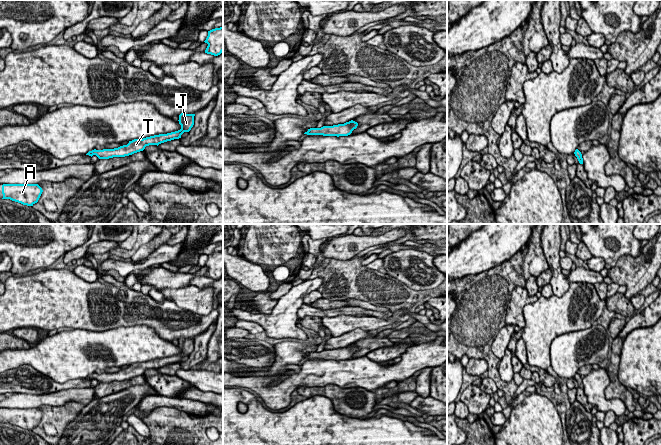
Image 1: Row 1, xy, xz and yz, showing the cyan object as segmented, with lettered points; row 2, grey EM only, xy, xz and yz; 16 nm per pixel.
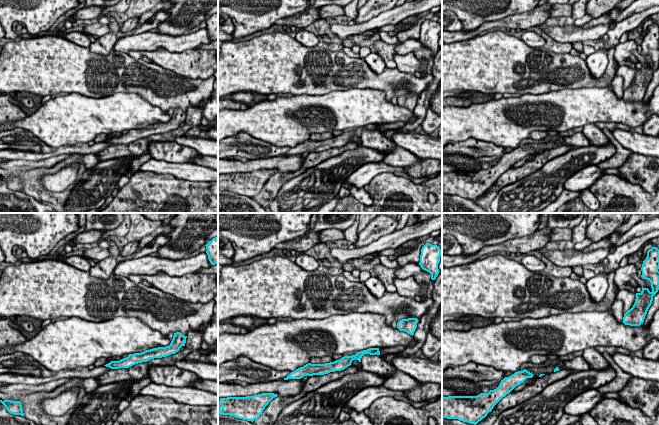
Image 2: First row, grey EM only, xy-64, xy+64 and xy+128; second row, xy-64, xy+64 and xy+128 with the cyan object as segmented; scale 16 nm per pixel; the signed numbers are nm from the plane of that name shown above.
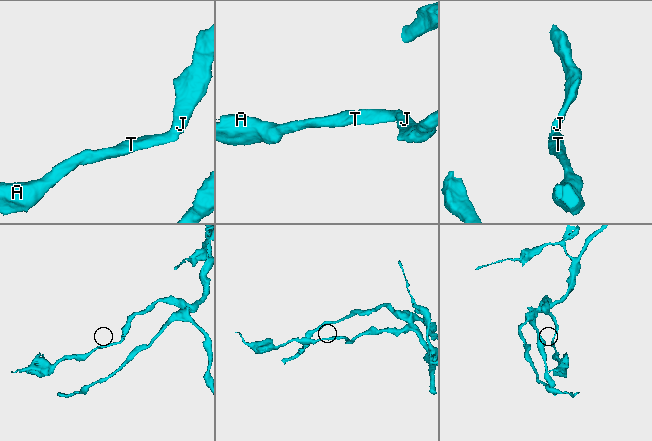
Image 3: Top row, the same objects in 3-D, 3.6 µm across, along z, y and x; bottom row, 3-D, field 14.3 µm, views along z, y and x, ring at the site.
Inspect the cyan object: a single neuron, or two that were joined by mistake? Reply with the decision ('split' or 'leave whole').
leave whole

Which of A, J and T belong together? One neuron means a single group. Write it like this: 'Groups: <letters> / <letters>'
Groups: A J T

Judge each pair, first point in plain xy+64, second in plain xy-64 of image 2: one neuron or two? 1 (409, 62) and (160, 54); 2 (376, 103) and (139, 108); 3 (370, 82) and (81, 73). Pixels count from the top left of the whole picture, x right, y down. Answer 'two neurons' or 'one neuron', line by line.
1: one neuron
2: one neuron
3: one neuron

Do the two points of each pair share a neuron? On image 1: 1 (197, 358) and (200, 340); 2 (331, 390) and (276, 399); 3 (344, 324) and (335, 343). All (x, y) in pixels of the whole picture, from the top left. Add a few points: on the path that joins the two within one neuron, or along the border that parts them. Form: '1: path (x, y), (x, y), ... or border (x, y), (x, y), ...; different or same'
1: path (199, 354), (200, 344); same
2: border (320, 385), (299, 386), (296, 389); different
3: border (360, 328), (355, 328), (332, 337); different

